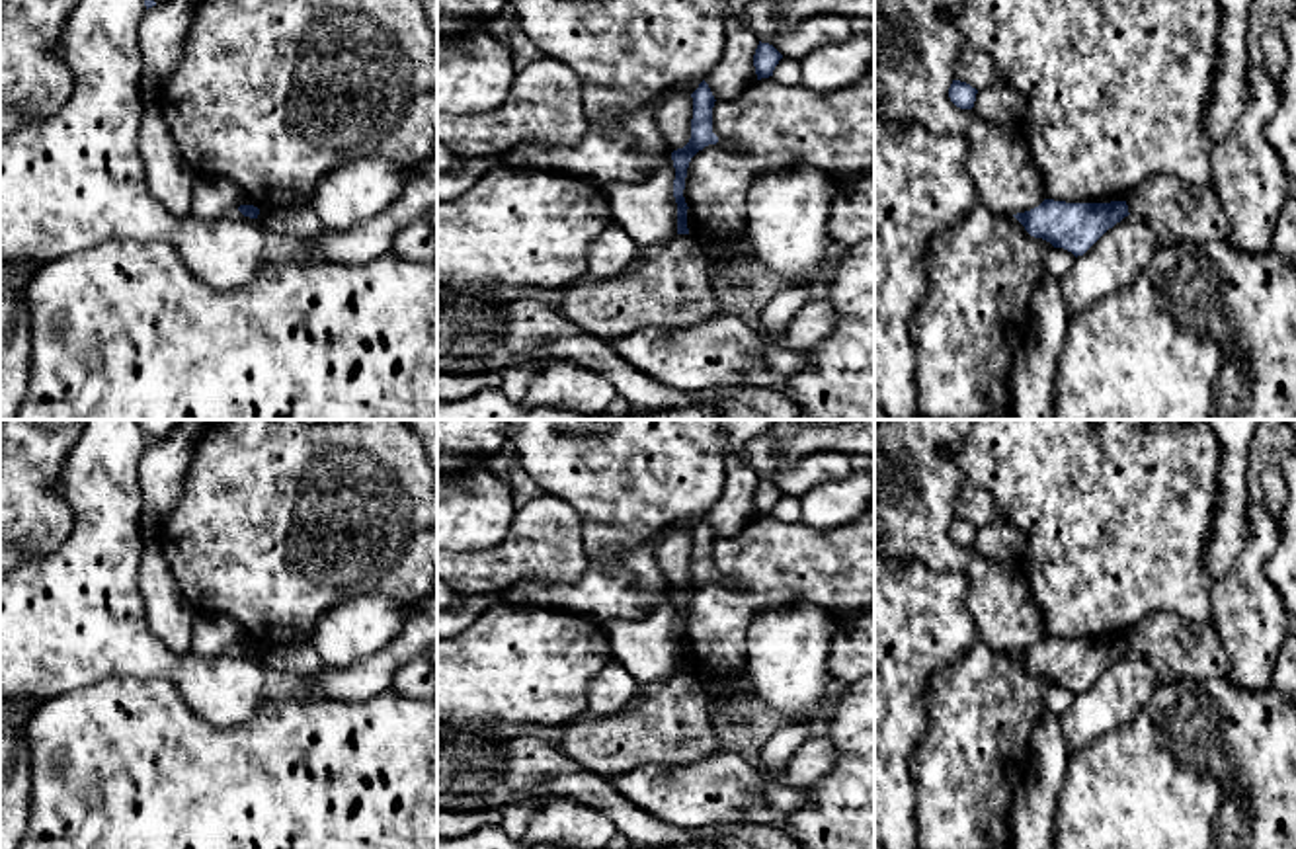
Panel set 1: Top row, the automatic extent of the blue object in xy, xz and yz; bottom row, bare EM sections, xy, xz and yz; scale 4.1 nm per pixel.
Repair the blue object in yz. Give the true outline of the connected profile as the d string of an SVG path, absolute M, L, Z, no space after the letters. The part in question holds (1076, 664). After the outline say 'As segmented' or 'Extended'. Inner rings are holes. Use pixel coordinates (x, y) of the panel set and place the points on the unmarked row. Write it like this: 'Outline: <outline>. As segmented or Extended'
Outline: M1044 636L1038 644L1013 654L1031 673L1042 675L1054 685L1064 685L1077 695L1128 652L1126 638L1066 640Z. As segmented

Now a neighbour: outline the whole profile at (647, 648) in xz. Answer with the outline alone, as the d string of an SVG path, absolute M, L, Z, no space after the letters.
M671 591L640 621L609 619L601 628L621 664L640 689L658 685L677 673L677 640L673 634L675 605Z

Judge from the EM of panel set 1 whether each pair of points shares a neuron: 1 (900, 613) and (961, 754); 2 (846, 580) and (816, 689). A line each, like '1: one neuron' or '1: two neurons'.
1: two neurons
2: two neurons

